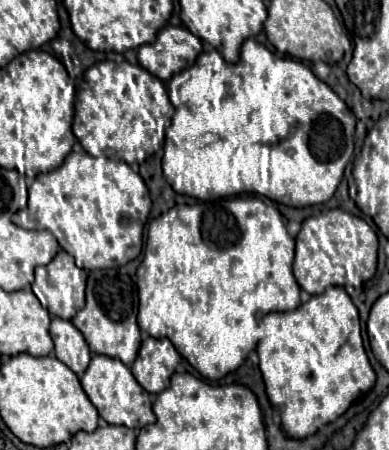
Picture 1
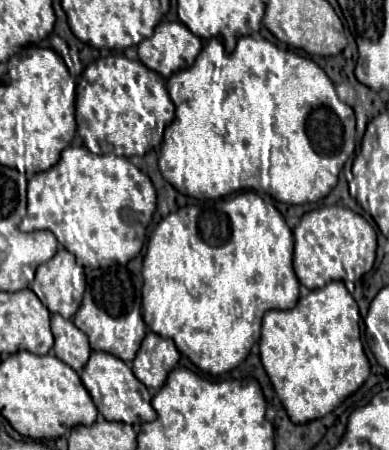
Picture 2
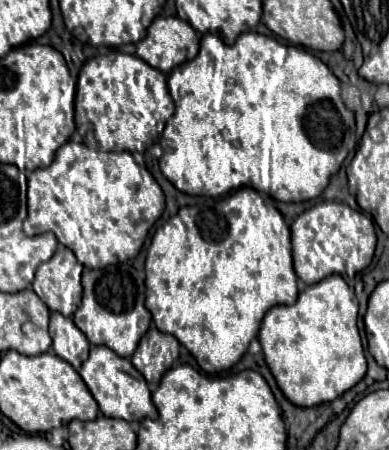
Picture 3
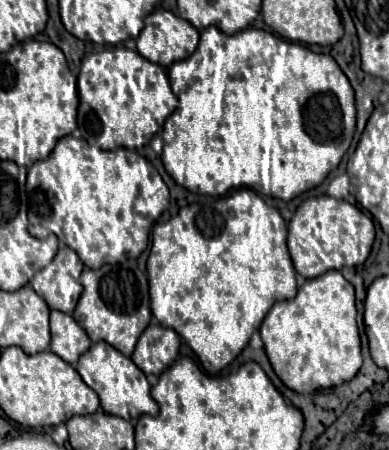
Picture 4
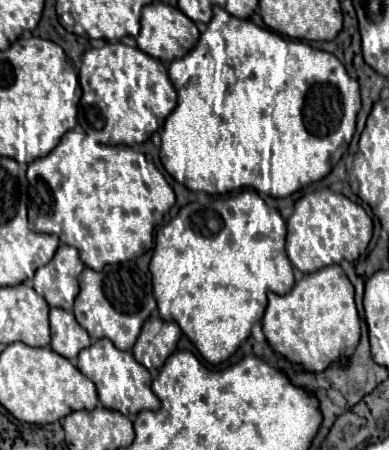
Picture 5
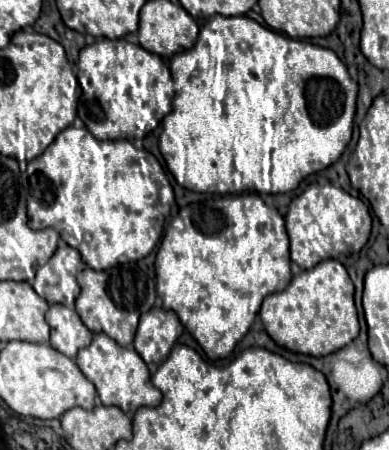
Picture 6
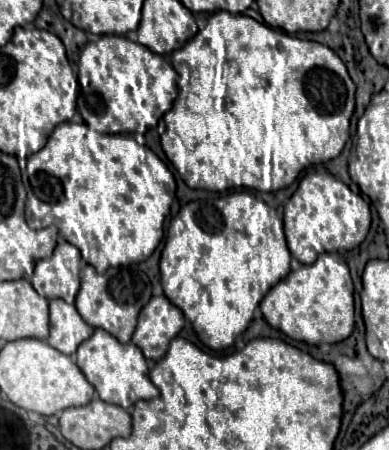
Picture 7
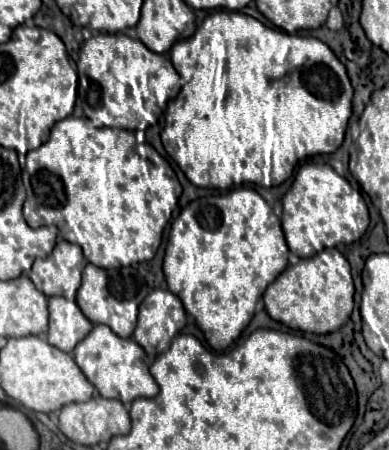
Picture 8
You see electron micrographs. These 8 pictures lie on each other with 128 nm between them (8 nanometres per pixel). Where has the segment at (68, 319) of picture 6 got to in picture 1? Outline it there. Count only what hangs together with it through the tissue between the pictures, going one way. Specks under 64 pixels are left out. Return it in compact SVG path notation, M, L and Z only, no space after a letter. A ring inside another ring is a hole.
M52 318L50 336L54 340L54 352L60 362L64 362L70 370L80 378L90 364L90 348L82 336L82 332L70 322L62 318Z

